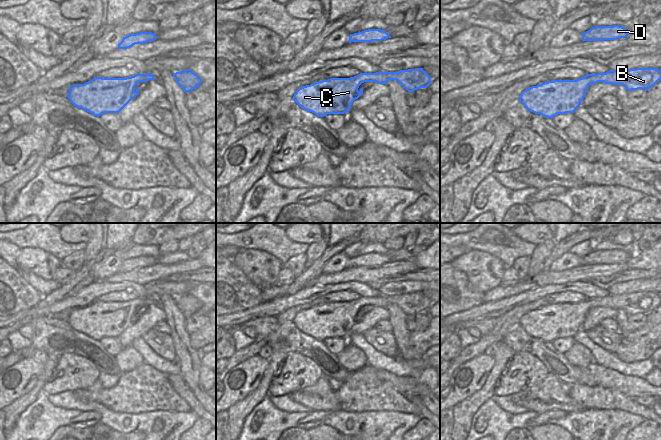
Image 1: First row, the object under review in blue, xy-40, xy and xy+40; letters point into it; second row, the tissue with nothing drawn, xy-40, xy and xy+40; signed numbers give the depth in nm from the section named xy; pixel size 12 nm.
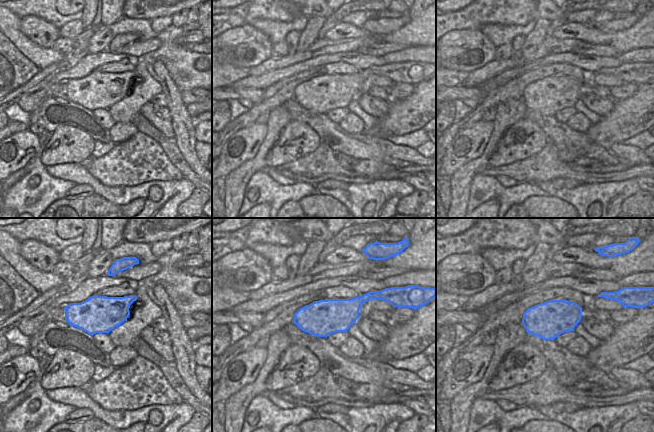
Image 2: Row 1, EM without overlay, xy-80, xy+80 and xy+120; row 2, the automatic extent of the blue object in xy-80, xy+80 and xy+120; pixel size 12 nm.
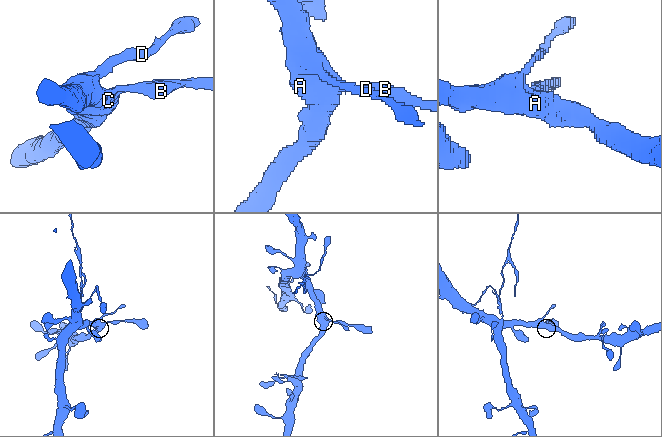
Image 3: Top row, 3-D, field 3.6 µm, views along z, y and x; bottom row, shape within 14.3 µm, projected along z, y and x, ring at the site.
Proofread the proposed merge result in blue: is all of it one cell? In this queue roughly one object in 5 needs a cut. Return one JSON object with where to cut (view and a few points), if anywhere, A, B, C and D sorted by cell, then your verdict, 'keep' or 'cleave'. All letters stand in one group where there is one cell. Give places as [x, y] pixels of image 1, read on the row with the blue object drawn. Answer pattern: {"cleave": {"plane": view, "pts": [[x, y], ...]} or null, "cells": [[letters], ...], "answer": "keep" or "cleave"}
{"cleave": null, "cells": [["A", "B", "C", "D"]], "answer": "keep"}

